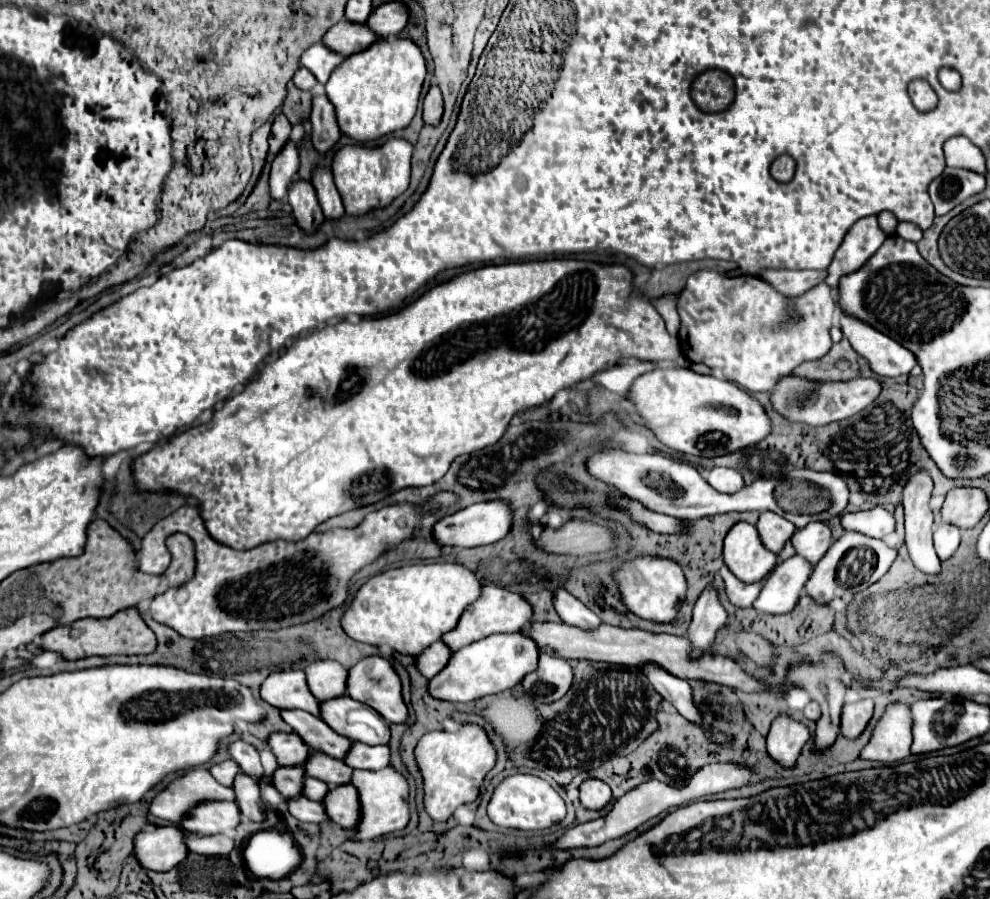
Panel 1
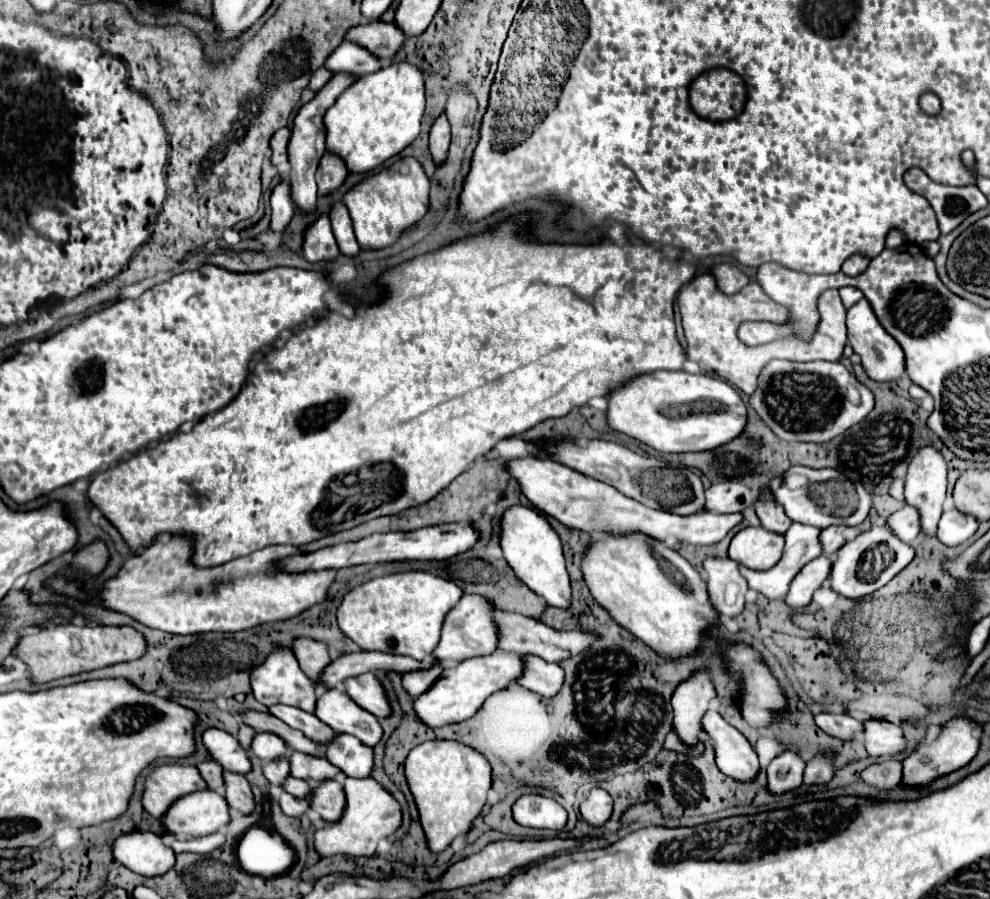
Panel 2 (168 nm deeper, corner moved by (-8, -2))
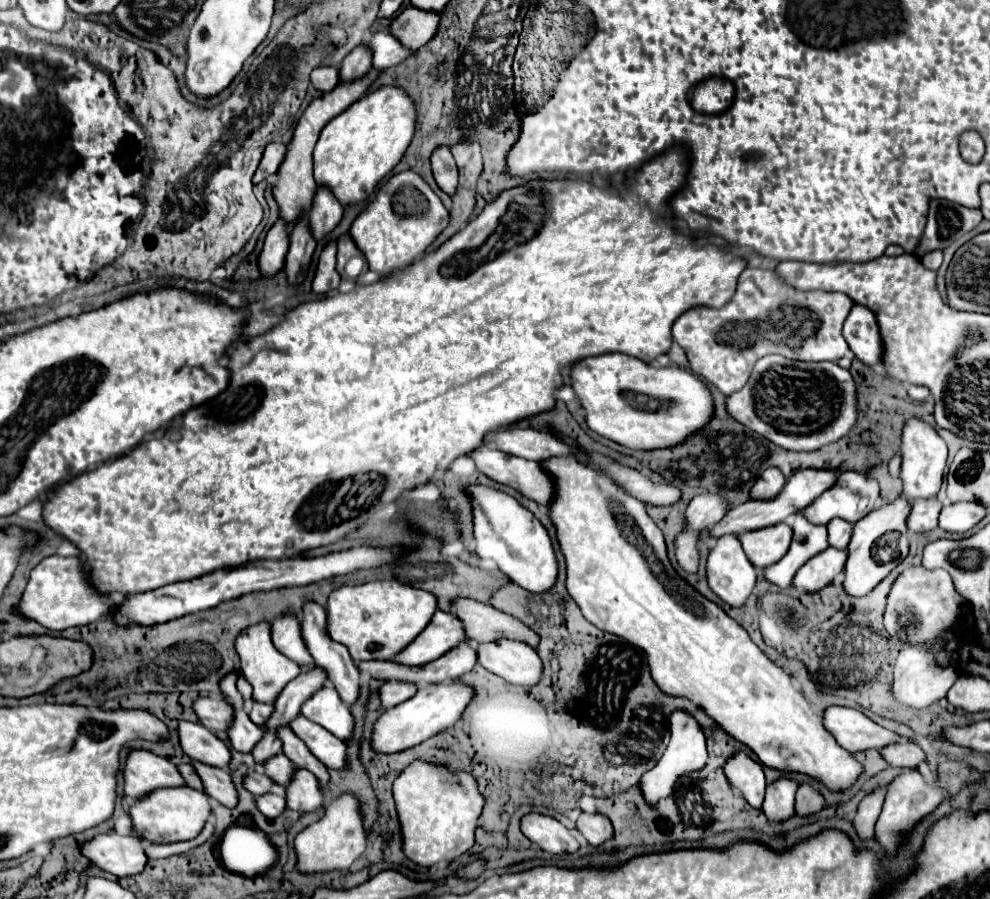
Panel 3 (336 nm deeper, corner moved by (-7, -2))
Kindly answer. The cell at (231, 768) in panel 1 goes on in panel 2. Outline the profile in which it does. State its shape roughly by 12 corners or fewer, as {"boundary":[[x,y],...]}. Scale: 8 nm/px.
{"boundary":[[214,760],[196,764],[206,786],[224,794],[222,768]]}

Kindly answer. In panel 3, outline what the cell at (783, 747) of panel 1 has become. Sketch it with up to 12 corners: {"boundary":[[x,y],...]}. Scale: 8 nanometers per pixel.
{"boundary":[[797,782],[767,784],[763,812],[785,820],[795,812]]}

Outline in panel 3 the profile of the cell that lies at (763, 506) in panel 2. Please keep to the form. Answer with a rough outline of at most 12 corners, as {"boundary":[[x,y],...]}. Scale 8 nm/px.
{"boundary":[[769,468],[751,488],[751,498],[773,500],[783,490],[783,474]]}

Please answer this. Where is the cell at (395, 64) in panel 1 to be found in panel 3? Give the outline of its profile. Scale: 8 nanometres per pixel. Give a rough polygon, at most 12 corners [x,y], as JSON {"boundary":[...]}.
{"boundary":[[379,86],[325,124],[315,182],[363,202],[415,136],[415,100]]}

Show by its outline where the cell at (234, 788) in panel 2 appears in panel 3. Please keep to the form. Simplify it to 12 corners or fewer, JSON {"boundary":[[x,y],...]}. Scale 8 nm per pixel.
{"boundary":[[191,762],[205,792],[219,804],[235,808],[239,794],[229,770]]}

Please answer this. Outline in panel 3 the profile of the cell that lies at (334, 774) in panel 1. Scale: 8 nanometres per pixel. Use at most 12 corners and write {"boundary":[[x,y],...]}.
{"boundary":[[285,754],[273,756],[263,770],[277,784],[287,786],[295,764]]}

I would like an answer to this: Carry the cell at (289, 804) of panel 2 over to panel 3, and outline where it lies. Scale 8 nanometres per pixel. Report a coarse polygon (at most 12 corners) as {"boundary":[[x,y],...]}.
{"boundary":[[281,794],[257,796],[257,806],[267,818],[287,810]]}

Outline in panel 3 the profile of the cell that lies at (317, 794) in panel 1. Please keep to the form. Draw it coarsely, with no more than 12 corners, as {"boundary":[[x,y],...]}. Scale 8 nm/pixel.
{"boundary":[[261,770],[247,774],[245,788],[257,796],[283,792]]}

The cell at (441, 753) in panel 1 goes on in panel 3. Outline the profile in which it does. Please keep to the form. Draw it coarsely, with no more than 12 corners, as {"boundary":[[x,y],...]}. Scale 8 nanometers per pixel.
{"boundary":[[413,760],[393,796],[419,866],[475,844],[475,776]]}

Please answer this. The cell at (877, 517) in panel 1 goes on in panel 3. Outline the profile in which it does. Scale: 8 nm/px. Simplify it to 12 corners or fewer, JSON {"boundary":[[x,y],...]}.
{"boundary":[[915,500],[907,518],[909,532],[937,528],[941,504]]}

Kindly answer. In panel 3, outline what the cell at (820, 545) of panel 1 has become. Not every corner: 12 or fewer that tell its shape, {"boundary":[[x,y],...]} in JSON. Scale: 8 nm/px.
{"boundary":[[835,518],[827,524],[829,544],[847,550],[853,526]]}

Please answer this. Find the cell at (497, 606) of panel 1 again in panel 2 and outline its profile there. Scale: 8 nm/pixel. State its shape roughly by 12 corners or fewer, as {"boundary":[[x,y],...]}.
{"boundary":[[466,594],[444,618],[434,660],[454,664],[498,646],[492,604]]}

